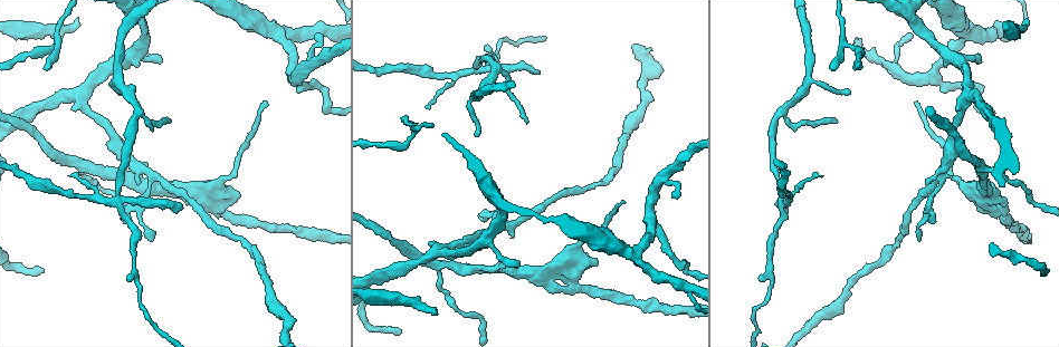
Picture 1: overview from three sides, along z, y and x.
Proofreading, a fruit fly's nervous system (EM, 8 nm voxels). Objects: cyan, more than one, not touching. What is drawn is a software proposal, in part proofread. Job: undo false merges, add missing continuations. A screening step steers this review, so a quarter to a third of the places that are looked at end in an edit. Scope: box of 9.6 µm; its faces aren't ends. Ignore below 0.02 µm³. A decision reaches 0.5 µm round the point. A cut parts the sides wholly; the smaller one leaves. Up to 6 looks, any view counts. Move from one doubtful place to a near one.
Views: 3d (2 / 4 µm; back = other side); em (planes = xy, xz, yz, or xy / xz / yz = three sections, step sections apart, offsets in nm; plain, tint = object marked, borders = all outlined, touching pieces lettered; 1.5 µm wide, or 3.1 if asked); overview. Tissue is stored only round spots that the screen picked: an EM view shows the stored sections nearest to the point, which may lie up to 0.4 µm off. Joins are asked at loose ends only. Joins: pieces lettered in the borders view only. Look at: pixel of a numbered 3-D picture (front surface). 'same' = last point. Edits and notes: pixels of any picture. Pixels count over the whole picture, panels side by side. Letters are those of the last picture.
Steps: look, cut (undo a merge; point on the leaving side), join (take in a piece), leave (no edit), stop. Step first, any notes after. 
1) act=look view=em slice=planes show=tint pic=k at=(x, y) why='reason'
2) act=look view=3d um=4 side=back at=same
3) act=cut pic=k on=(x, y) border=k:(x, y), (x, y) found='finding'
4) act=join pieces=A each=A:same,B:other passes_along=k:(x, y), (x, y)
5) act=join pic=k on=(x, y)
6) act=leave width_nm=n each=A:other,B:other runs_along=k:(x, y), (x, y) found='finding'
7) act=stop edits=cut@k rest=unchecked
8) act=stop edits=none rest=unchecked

act=look view=3d um=2 pic=1 at=(921, 240) why='tapers out'

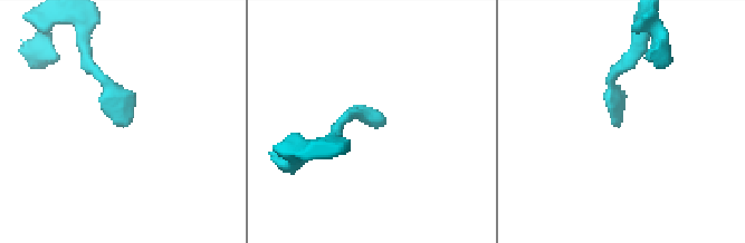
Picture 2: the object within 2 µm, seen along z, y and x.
act=look view=em slice=yz step=8 show=borders pic=2 at=(615, 126) why='now the EM'

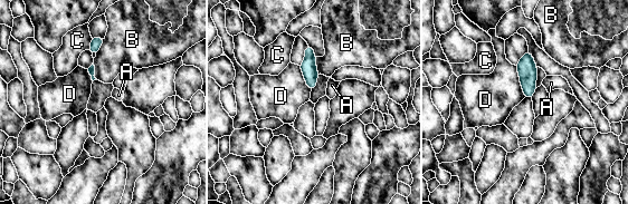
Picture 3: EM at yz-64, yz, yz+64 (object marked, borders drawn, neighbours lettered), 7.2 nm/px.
act=leave each=A:other,B:other,C:other,D:other border=3:(515, 66), (524, 97) found='no lettered piece goes on from it'

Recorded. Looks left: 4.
act=look view=3d um=2 pic=1 at=(526, 122)

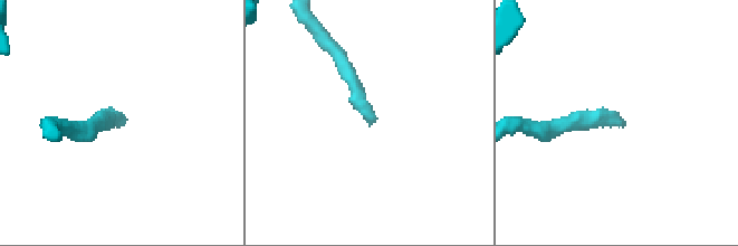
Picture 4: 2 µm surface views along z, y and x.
act=look view=em slice=planes show=plain pic=4 at=(121, 123)

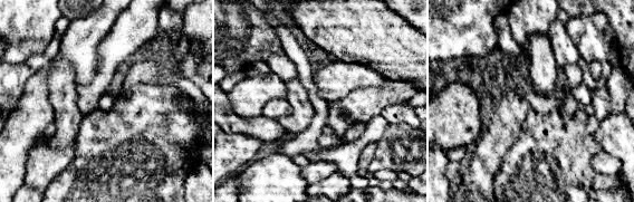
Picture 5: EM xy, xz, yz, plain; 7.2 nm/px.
act=look view=em slice=planes show=borders at=same why='what lies round it'

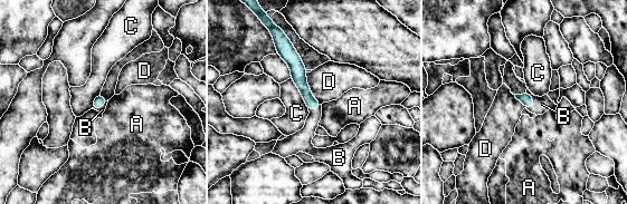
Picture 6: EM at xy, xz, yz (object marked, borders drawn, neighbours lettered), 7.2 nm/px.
act=join pieces=B longest_contact=C:260nm each=A:other,B:same,C:other,D:other passes_along=6:(526, 99), (533, 103), (542, 104) found='the neuron continues'

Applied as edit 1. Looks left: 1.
act=look view=em slice=planes show=borders pic=1 at=(558, 290) why='an open end'

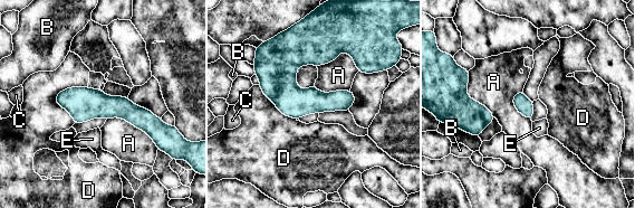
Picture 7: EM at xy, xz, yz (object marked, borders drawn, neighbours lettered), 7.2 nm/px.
act=leave each=A:other,B:other,C:other,D:other,E:other runs_along=7:(58, 98), (121, 106), (162, 130) found='no lettered piece goes on from it'

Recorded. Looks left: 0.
act=stop edits=join@6 rest=unchecked

